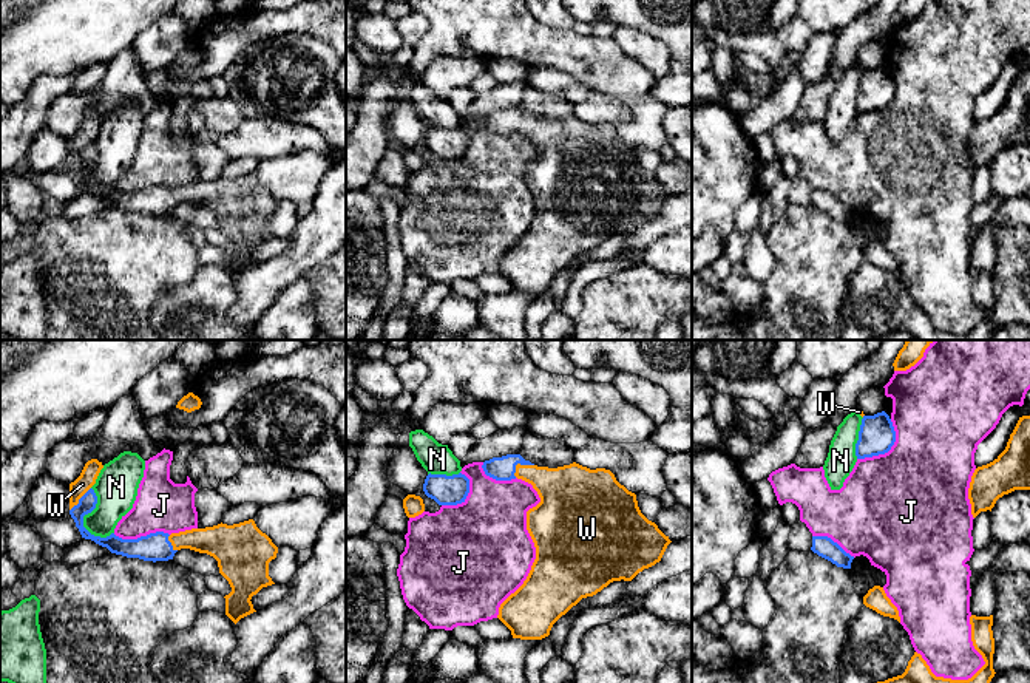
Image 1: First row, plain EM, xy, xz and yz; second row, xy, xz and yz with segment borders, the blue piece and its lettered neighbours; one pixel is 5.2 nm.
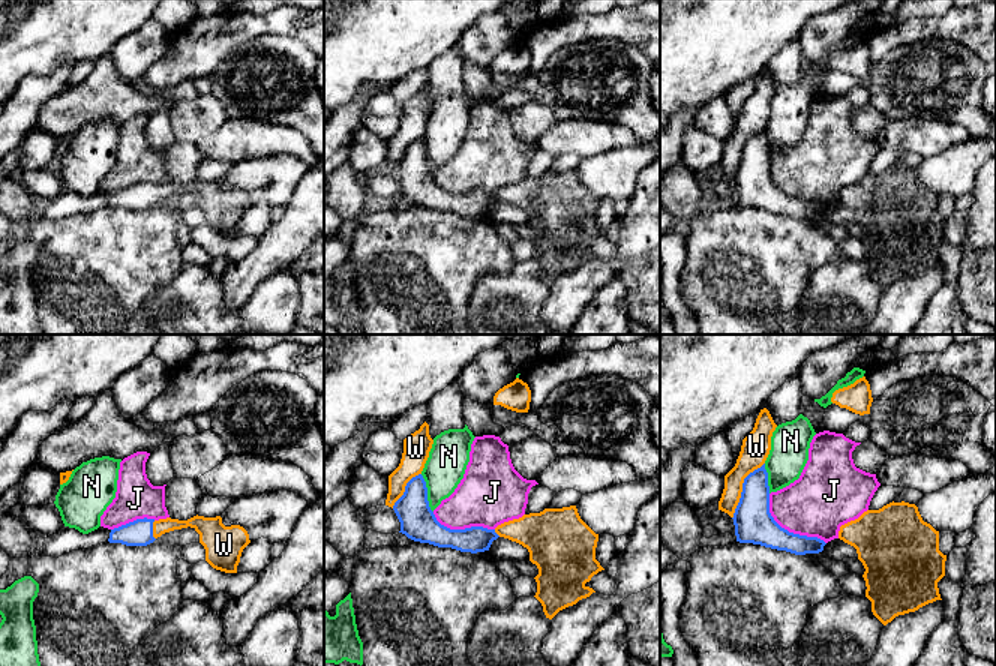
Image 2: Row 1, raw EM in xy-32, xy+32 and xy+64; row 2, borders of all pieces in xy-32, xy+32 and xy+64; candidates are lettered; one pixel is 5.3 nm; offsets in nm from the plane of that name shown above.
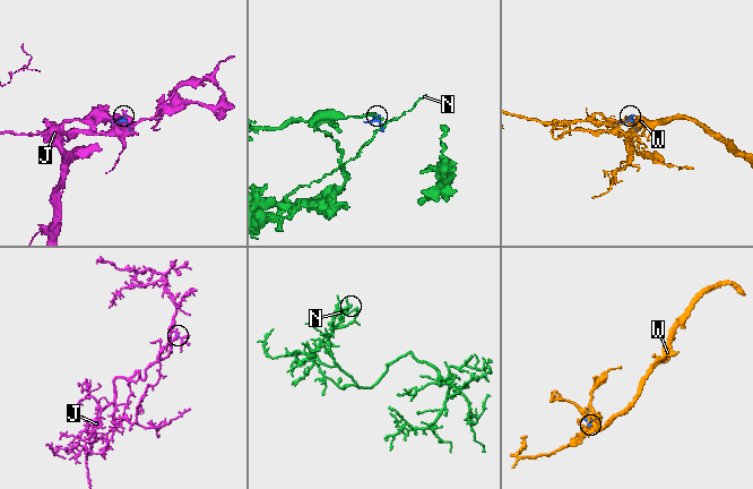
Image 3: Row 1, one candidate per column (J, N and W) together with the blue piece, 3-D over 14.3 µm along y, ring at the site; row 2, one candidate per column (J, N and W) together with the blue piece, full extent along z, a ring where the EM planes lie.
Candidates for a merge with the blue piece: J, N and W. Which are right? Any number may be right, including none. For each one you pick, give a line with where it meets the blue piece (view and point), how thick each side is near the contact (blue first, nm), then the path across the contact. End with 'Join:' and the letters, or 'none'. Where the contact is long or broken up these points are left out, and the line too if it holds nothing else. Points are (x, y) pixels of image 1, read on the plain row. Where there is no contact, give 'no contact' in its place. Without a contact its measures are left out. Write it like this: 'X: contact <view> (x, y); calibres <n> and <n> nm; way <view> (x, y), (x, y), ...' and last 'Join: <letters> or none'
W: contact xz (519, 116); calibres 130 and 220 nm
Join: W

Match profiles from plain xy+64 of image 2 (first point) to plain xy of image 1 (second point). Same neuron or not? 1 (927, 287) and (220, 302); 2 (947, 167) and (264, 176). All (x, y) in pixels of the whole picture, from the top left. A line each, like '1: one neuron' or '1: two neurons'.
1: two neurons
2: one neuron

